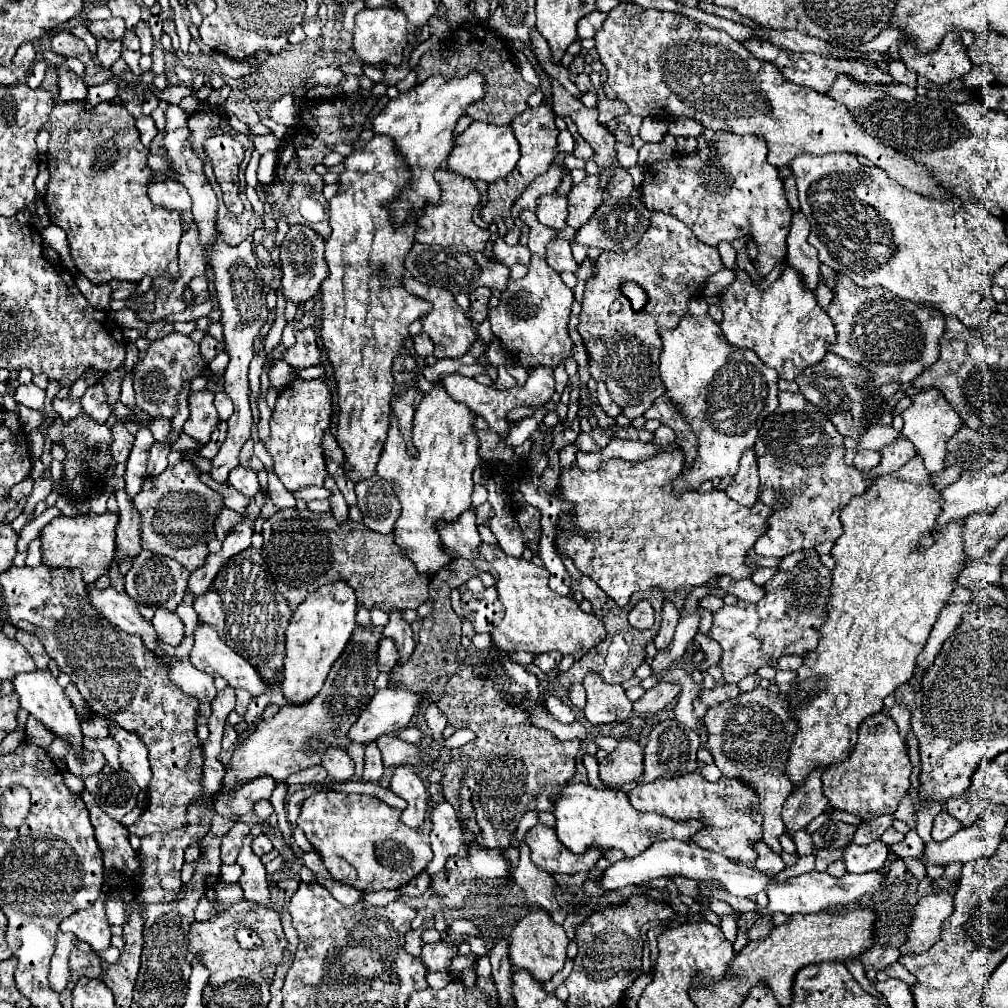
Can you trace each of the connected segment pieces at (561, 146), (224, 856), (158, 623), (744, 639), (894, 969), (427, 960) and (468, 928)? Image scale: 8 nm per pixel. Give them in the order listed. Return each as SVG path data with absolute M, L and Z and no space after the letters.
M563 130L559 134L559 144L557 144L557 158L555 164L563 164L563 158L573 152L573 136L569 130Z
M235 822L235 826L223 836L221 840L221 862L223 864L233 864L237 860L237 854L247 834L249 834L249 826L245 822Z
M157 610L151 622L153 622L159 638L161 638L165 644L179 646L181 640L185 638L185 626L183 626L183 622L179 620L179 616L177 616L175 612Z
M799 550L789 556L785 556L779 562L779 572L765 584L765 596L757 604L749 604L739 600L733 606L723 606L719 612L713 614L713 626L709 630L709 636L717 640L723 648L721 656L721 670L723 678L731 682L739 682L741 678L755 674L761 666L769 662L769 658L779 660L783 654L807 654L809 650L817 648L819 642L819 626L825 622L825 602L829 598L829 582L831 582L831 570L827 570L821 562L817 552L811 550Z
M895 962L895 964L887 966L887 968L885 968L885 972L887 972L887 976L889 976L889 978L899 978L899 980L907 982L909 986L915 986L915 984L917 984L917 980L913 980L913 974L909 974L909 972L899 964L899 962Z
M439 940L435 944L425 944L421 950L421 960L429 970L445 970L457 956L459 944L455 940Z
M461 919L454 922L453 925L449 927L454 932L462 934L470 934L476 937L479 937L478 929L468 920Z

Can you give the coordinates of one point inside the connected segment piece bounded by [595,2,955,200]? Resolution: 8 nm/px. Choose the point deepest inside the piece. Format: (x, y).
(716, 81)

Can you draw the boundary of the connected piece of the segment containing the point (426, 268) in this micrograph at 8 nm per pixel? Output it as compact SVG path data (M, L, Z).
M413 244L407 258L405 258L405 268L407 268L409 276L419 280L421 284L445 288L451 294L457 294L457 292L471 294L479 286L485 286L491 290L503 290L507 286L507 280L509 280L509 268L507 266L489 262L481 252L465 250L465 246L441 248L441 246Z

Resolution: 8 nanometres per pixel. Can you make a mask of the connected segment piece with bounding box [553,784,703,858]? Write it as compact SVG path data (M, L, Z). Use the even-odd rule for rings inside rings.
M565 784L557 798L553 800L553 816L555 816L555 834L559 842L571 850L573 854L583 854L589 848L619 848L625 856L637 856L651 846L655 838L669 840L685 840L689 842L691 836L703 828L699 820L675 822L665 816L653 812L637 812L629 804L629 798L621 790L597 790L589 784Z

